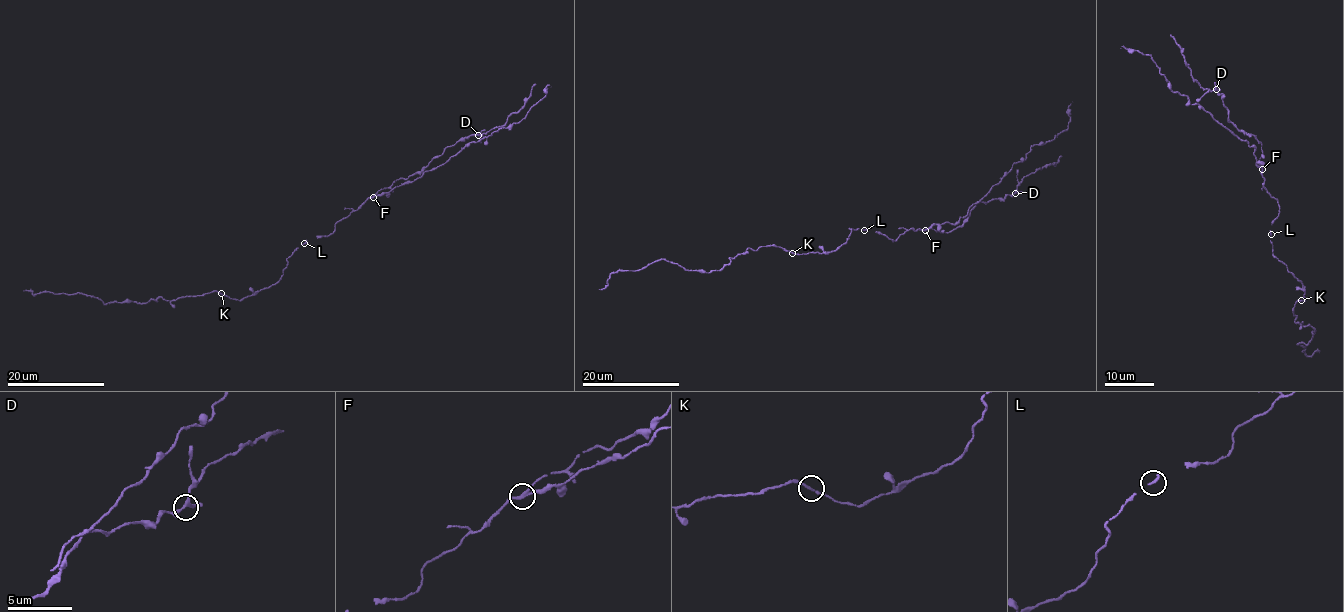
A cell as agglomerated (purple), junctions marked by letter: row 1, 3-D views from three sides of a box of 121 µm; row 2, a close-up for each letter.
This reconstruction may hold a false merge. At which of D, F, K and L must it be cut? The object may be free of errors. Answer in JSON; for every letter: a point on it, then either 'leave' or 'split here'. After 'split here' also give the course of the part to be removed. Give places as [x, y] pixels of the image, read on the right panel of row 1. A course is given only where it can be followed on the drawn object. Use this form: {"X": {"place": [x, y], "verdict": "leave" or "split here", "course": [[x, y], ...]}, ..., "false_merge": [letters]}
{"D": {"place": [1216, 89], "verdict": "leave"}, "F": {"place": [1262, 169], "verdict": "split here", "course": [[1262, 169], [1254, 155], [1255, 148], [1198, 104], [1190, 104], [1186, 95], [1172, 91], [1148, 54], [1120, 48]]}, "K": {"place": [1301, 300], "verdict": "leave"}, "L": {"place": [1271, 234], "verdict": "leave"}, "false_merge": ["F"]}

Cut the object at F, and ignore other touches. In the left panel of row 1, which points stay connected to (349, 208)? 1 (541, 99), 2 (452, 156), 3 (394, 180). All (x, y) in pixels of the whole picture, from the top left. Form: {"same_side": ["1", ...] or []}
{"same_side": ["3"]}

